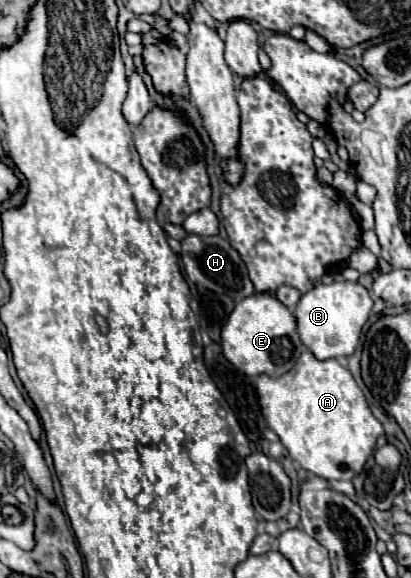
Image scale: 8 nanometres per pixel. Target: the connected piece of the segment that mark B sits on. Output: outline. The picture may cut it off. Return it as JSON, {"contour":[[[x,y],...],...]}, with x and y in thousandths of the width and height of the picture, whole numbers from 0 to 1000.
{"contour":[[[810,488],[771,491],[762,502],[742,505],[713,540],[723,554],[723,578],[732,592],[762,609],[771,623],[854,616],[873,595],[883,561],[908,533],[903,509],[869,488]]]}

